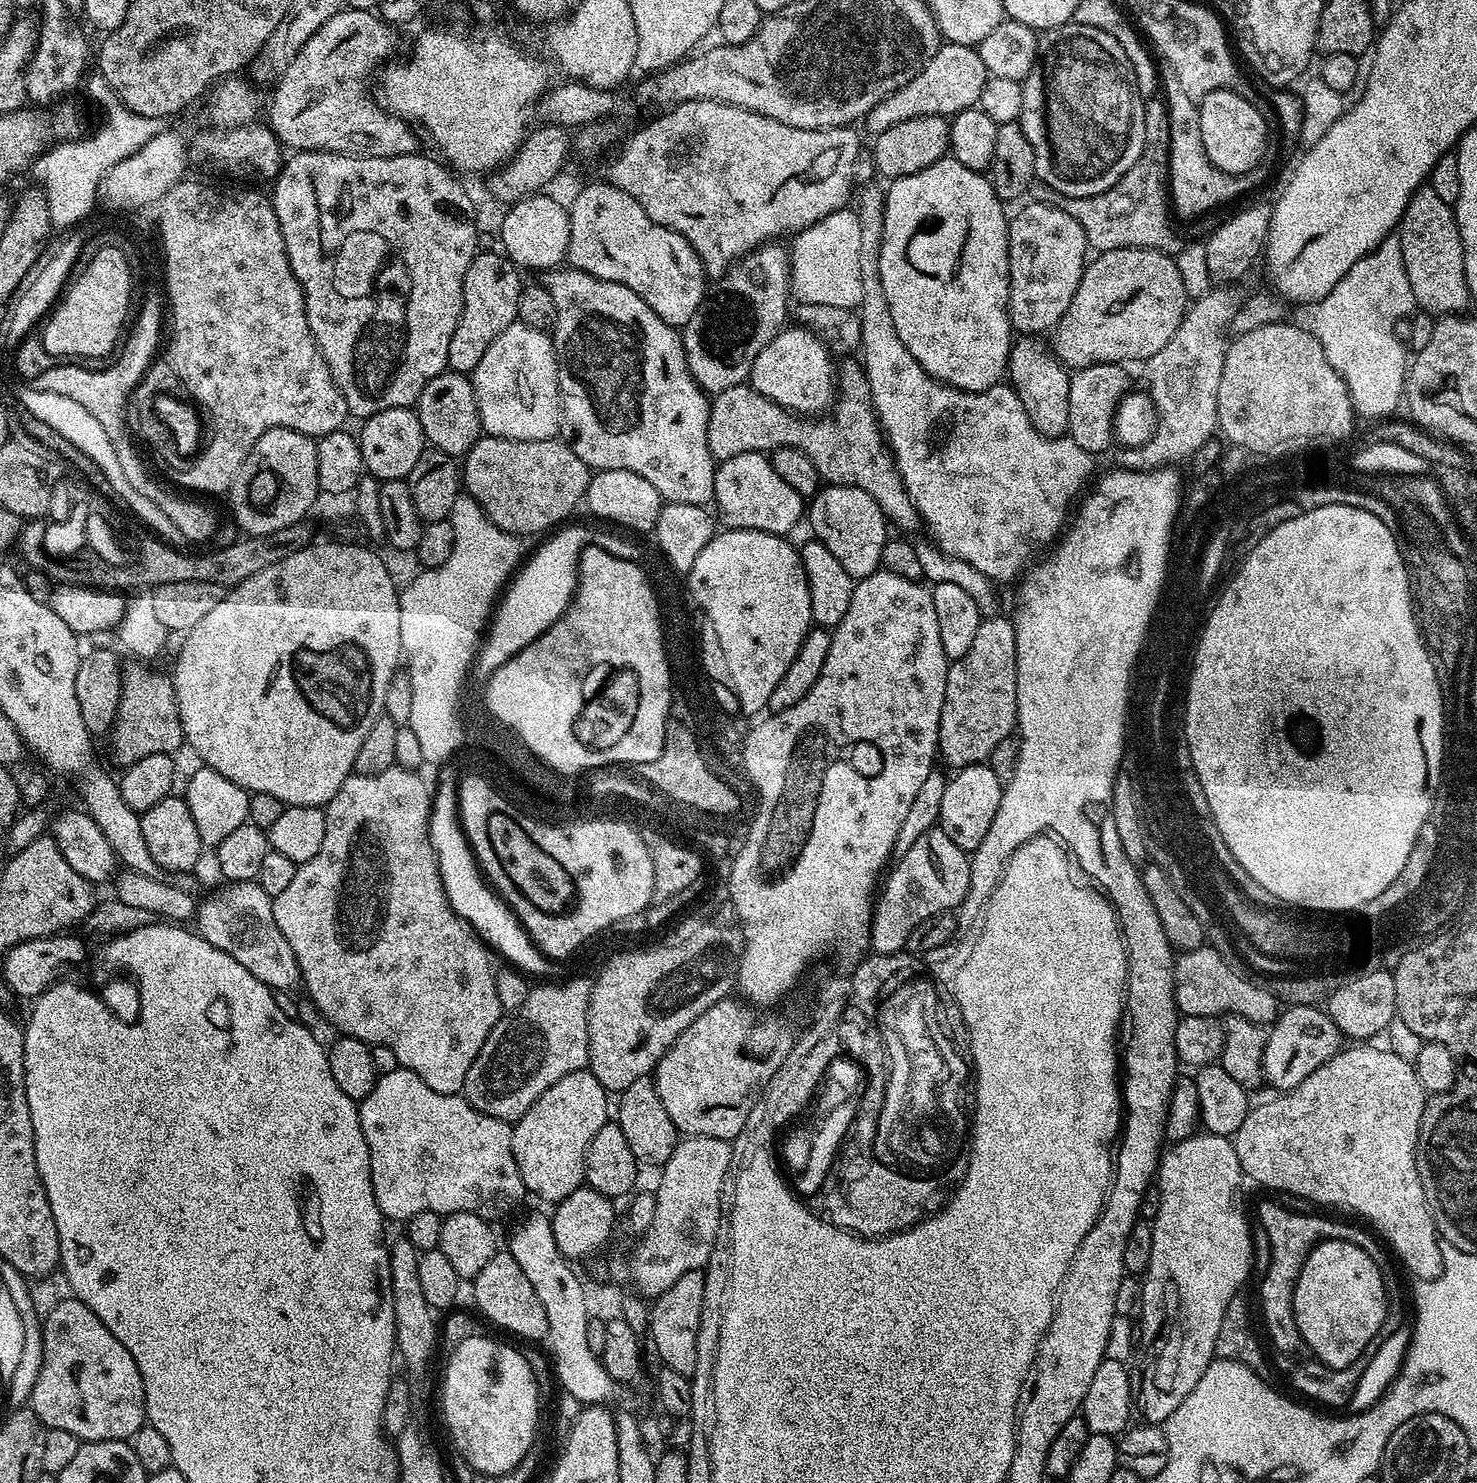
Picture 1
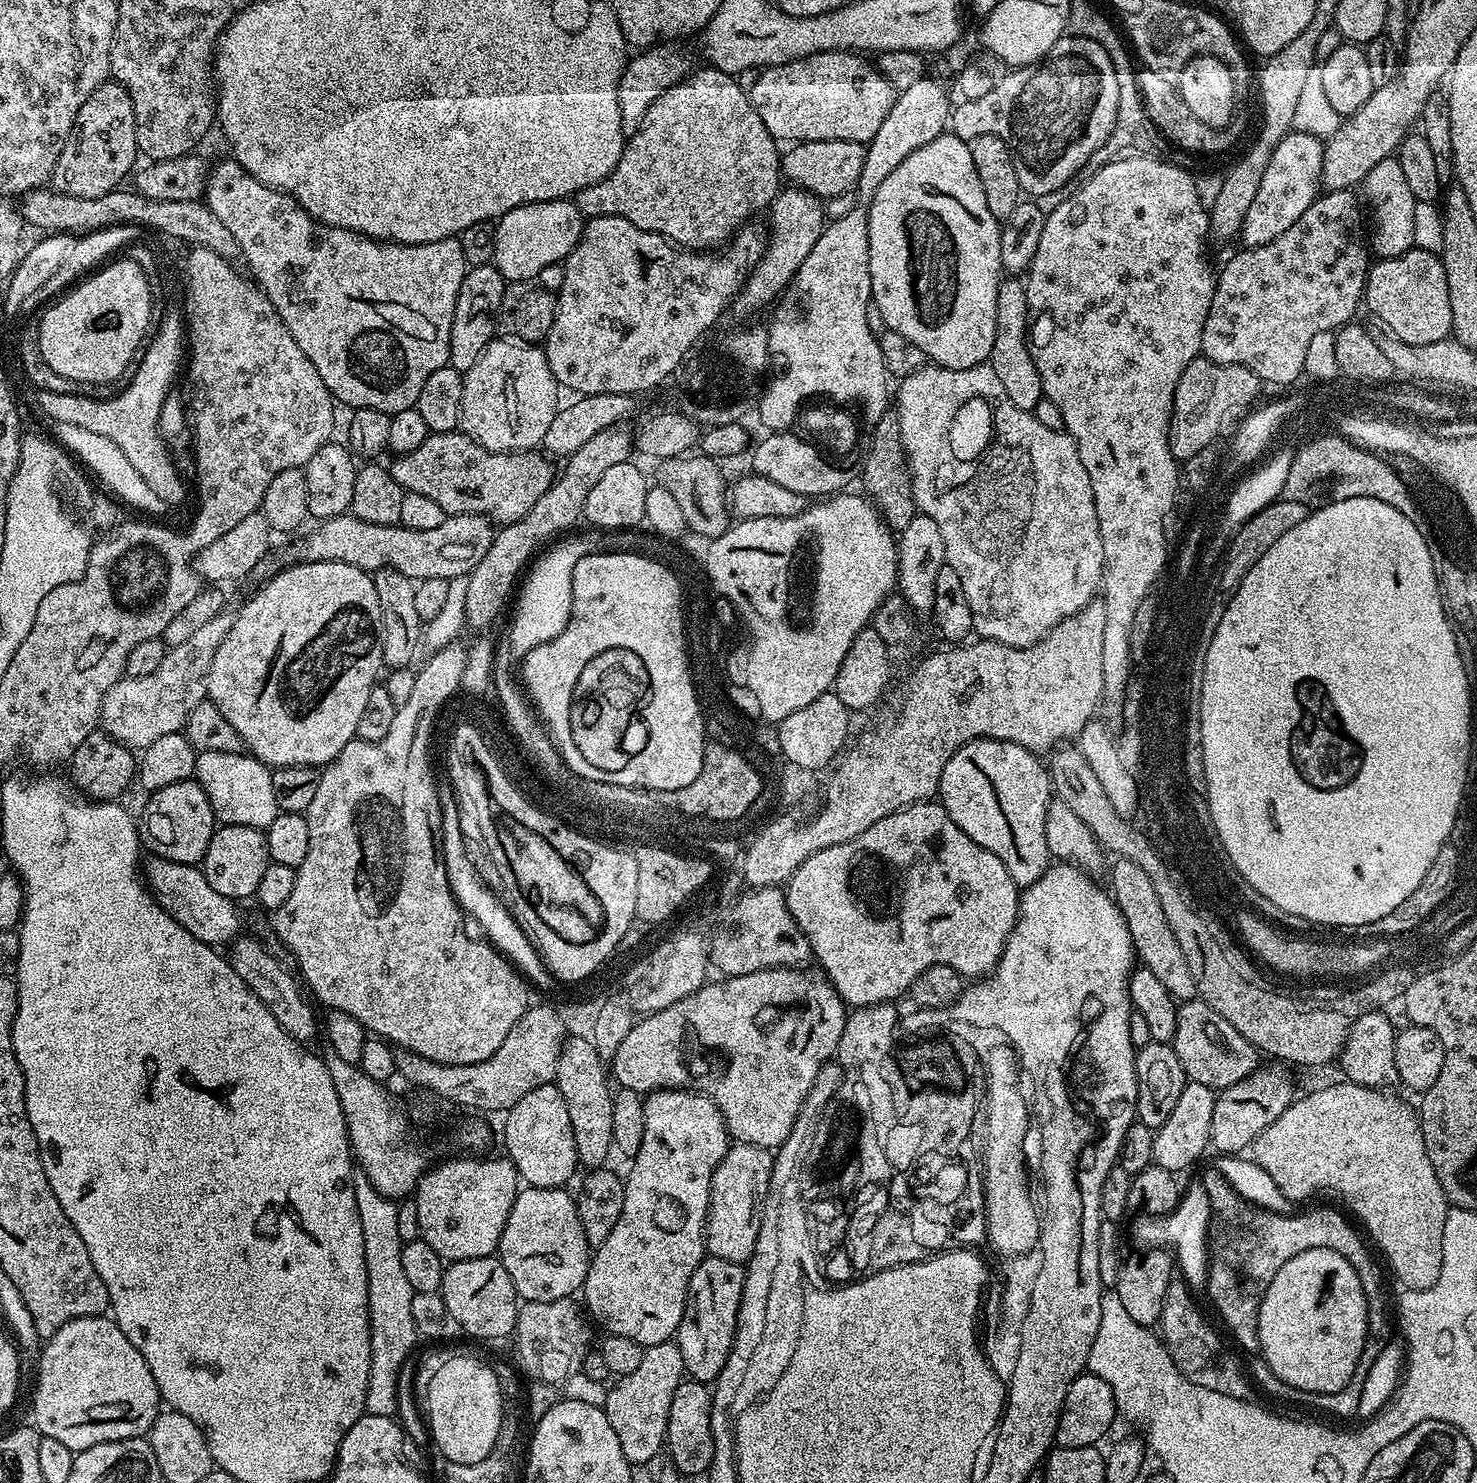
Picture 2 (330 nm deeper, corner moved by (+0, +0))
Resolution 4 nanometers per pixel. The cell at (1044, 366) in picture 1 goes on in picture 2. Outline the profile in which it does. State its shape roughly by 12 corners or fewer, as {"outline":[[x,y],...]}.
{"outline":[[1001,279],[990,366],[1010,402],[1044,396],[1030,347],[1028,289]]}

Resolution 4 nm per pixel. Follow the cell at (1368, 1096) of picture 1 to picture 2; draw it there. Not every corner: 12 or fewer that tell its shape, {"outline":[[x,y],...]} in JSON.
{"outline":[[1328,1084],[1250,1149],[1288,1200],[1352,1207],[1405,1289],[1450,1205],[1417,1113]]}

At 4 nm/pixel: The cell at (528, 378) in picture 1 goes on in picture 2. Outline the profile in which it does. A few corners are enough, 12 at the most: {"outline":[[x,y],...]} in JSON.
{"outline":[[494,338],[464,373],[459,431],[543,445],[562,389],[540,344]]}

